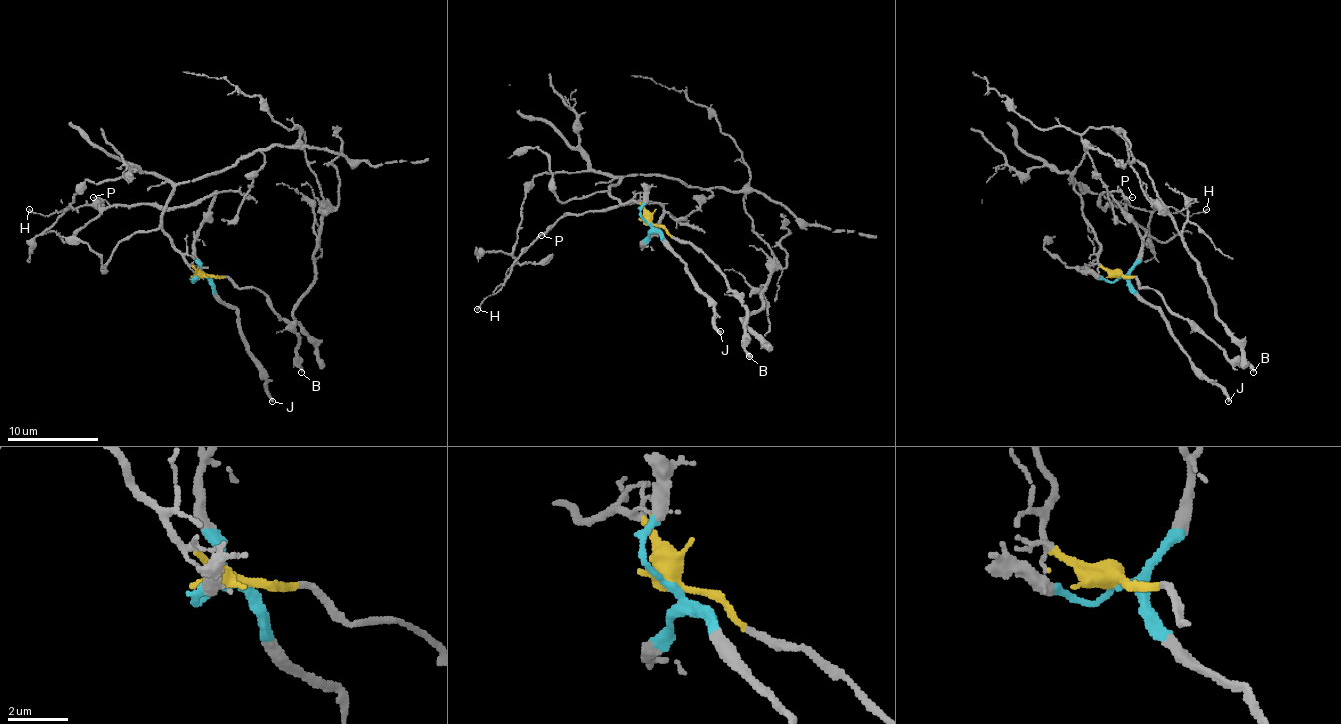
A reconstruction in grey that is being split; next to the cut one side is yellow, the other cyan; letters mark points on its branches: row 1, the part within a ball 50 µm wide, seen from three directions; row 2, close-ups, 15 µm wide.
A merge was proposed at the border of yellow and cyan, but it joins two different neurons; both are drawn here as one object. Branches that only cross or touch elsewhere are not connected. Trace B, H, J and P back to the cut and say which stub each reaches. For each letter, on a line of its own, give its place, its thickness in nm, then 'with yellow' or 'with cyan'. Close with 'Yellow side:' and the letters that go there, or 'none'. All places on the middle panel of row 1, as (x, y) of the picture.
B: at (749, 356); 280 nm thick; with yellow
H: at (477, 309); 150 nm thick; with yellow
J: at (720, 331); 280 nm thick; with cyan
P: at (541, 235); 100 nm thick; with cyan
Yellow side: B, H

